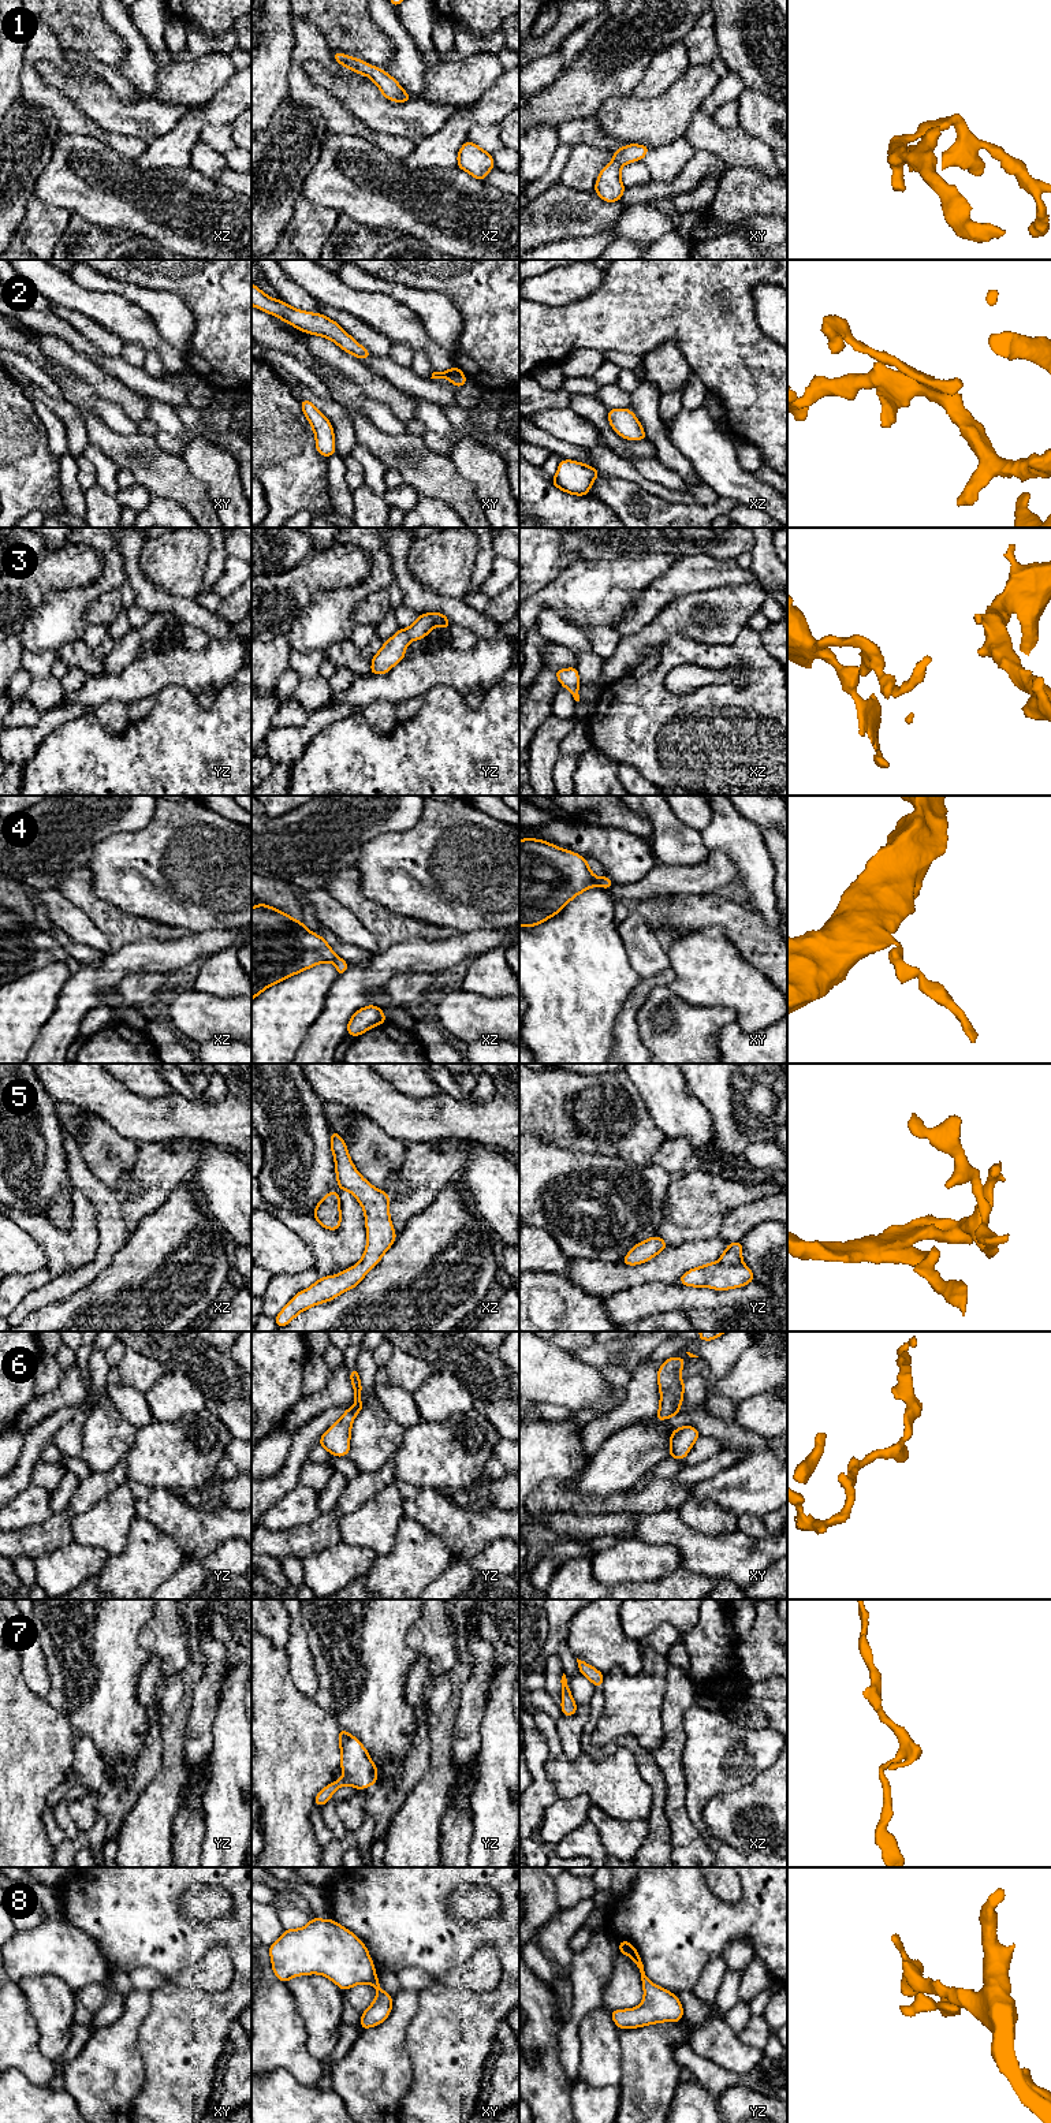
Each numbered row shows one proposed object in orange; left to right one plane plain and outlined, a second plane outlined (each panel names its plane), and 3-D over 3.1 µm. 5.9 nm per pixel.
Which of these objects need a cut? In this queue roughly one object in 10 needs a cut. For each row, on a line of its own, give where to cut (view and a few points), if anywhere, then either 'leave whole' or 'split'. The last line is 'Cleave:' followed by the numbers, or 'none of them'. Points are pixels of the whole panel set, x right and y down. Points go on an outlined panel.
1: no cut; leave whole
2: no cut; leave whole
3: no cut; leave whole
4: no cut; leave whole
5: no cut; leave whole
6: no cut; leave whole
7: no cut; leave whole
8: no cut; leave whole
Cleave: none of them

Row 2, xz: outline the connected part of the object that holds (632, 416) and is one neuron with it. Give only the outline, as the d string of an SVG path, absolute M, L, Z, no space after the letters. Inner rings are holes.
M627 407L625 409L610 409L607 416L612 429L619 436L626 440L644 440L648 439L641 422L637 420L636 414Z

